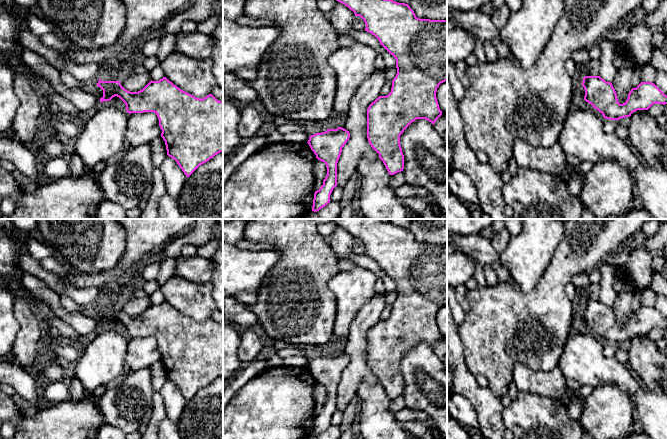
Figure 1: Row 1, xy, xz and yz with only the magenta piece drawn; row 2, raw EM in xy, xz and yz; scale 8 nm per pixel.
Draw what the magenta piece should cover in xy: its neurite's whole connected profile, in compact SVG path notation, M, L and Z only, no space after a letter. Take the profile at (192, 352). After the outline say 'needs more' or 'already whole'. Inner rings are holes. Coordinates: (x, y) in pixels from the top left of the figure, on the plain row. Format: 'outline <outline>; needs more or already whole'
outline M166 301L159 305L150 305L142 314L130 316L120 305L102 305L97 310L103 314L100 326L119 321L131 337L154 336L159 343L161 361L165 365L167 379L173 382L189 401L200 389L215 379L223 376L223 325L218 325L212 318L200 323L181 314Z; already whole

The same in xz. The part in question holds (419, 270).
outline M333 219L333 221L352 234L355 240L360 240L365 246L365 255L374 259L396 283L397 298L392 304L391 316L386 320L379 320L367 333L368 366L379 378L388 397L394 399L404 393L400 359L416 343L426 343L434 349L442 339L436 316L439 309L447 305L447 244L417 242L408 228L385 223L380 219Z; already whole

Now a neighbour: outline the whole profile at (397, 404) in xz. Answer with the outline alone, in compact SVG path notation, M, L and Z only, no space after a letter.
M403 395L398 396L394 399L391 399L389 410L393 414L395 414L396 412L399 412L405 408L406 408L406 404L405 404L405 399L404 399Z

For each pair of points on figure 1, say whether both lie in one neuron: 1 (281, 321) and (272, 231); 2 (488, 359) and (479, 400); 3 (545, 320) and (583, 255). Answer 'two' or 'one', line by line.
1: one
2: two
3: one

